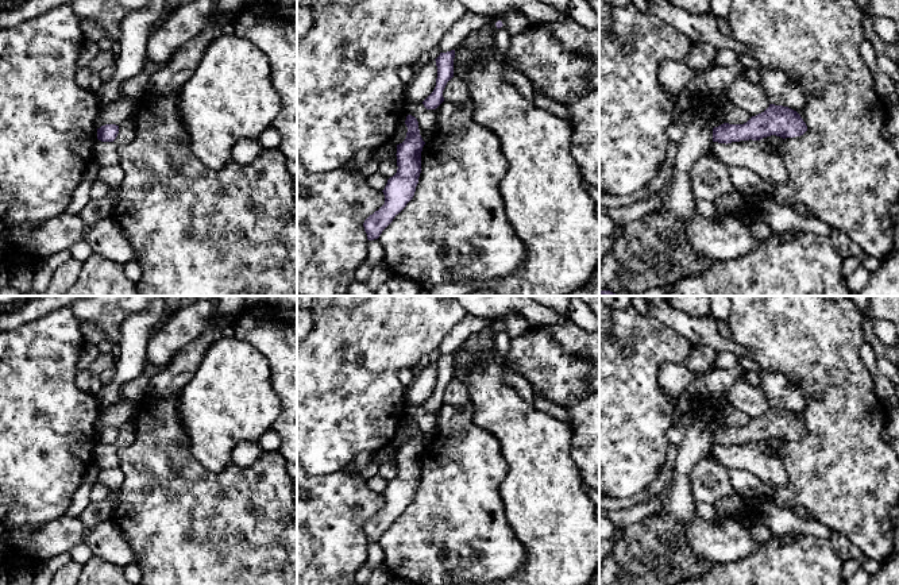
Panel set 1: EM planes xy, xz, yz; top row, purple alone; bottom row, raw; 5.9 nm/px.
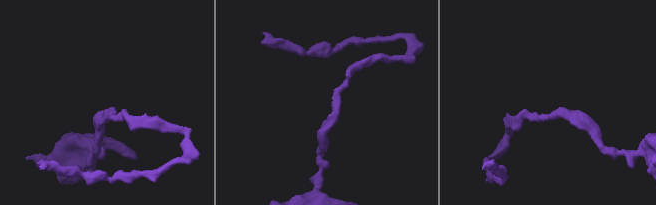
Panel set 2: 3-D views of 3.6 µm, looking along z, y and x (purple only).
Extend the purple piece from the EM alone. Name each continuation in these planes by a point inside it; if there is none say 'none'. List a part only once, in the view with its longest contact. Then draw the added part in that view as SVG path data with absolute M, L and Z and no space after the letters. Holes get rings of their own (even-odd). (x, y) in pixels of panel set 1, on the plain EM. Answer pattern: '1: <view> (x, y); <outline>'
none

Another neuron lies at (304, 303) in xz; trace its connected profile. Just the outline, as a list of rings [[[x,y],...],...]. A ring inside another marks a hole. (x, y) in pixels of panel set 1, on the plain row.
[[[297,296],[297,343],[302,342],[313,327],[313,316],[310,308],[315,296]]]

